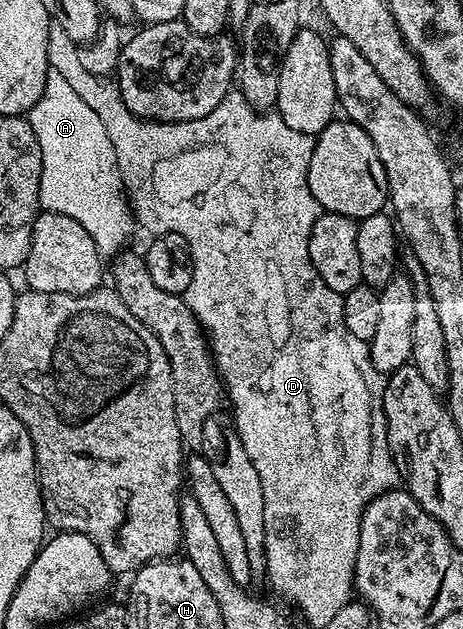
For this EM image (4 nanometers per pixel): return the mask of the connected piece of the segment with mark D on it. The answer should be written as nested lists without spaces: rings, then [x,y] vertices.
[[[51,24],[48,31],[48,63],[51,69],[60,71],[60,75],[72,86],[72,91],[76,91],[76,95],[80,95],[80,99],[84,99],[84,103],[88,103],[88,107],[92,107],[92,111],[96,111],[96,115],[100,115],[100,123],[104,123],[104,131],[108,131],[108,139],[112,139],[112,151],[116,151],[116,163],[118,170],[122,176],[122,186],[126,189],[126,196],[130,202],[131,210],[136,218],[137,224],[142,225],[150,232],[150,235],[173,235],[181,237],[186,248],[190,251],[190,260],[192,268],[190,270],[190,282],[184,294],[186,305],[194,312],[196,319],[201,323],[203,330],[208,338],[210,352],[213,354],[214,366],[218,368],[218,375],[222,379],[225,396],[234,404],[234,429],[233,432],[242,441],[244,451],[248,451],[248,459],[252,459],[252,467],[256,467],[256,475],[260,475],[260,484],[264,487],[264,547],[266,548],[266,575],[264,578],[265,584],[268,583],[280,596],[286,601],[291,601],[300,609],[327,609],[333,611],[344,607],[346,602],[351,600],[352,594],[355,592],[354,587],[354,568],[356,567],[356,557],[358,555],[358,548],[360,547],[360,519],[364,515],[364,511],[368,507],[368,503],[372,503],[372,499],[376,499],[381,493],[387,493],[389,489],[395,488],[399,484],[400,478],[398,476],[398,468],[394,465],[394,460],[390,454],[388,447],[388,435],[386,434],[386,416],[382,410],[382,392],[386,386],[386,377],[376,371],[376,367],[372,367],[372,359],[370,358],[370,346],[365,341],[356,339],[356,335],[352,335],[352,331],[348,331],[348,327],[344,327],[344,303],[342,302],[342,294],[332,291],[332,287],[328,287],[328,283],[324,283],[324,279],[320,279],[320,275],[316,271],[316,267],[312,267],[312,259],[308,255],[308,239],[312,235],[312,227],[316,223],[318,214],[320,212],[316,199],[312,195],[312,191],[308,187],[308,163],[312,159],[312,151],[314,150],[314,137],[308,133],[301,133],[300,131],[292,131],[292,127],[288,127],[288,123],[282,121],[282,117],[276,111],[259,111],[253,109],[248,103],[248,99],[244,99],[244,95],[240,91],[231,91],[218,104],[216,111],[208,111],[208,115],[204,115],[200,119],[192,119],[191,121],[177,121],[176,123],[168,123],[167,121],[144,121],[141,117],[132,115],[128,111],[128,107],[124,103],[124,99],[118,90],[117,80],[110,77],[97,77],[88,71],[84,71],[83,65],[78,58],[78,45],[72,39],[68,39],[68,35],[56,24]]]

